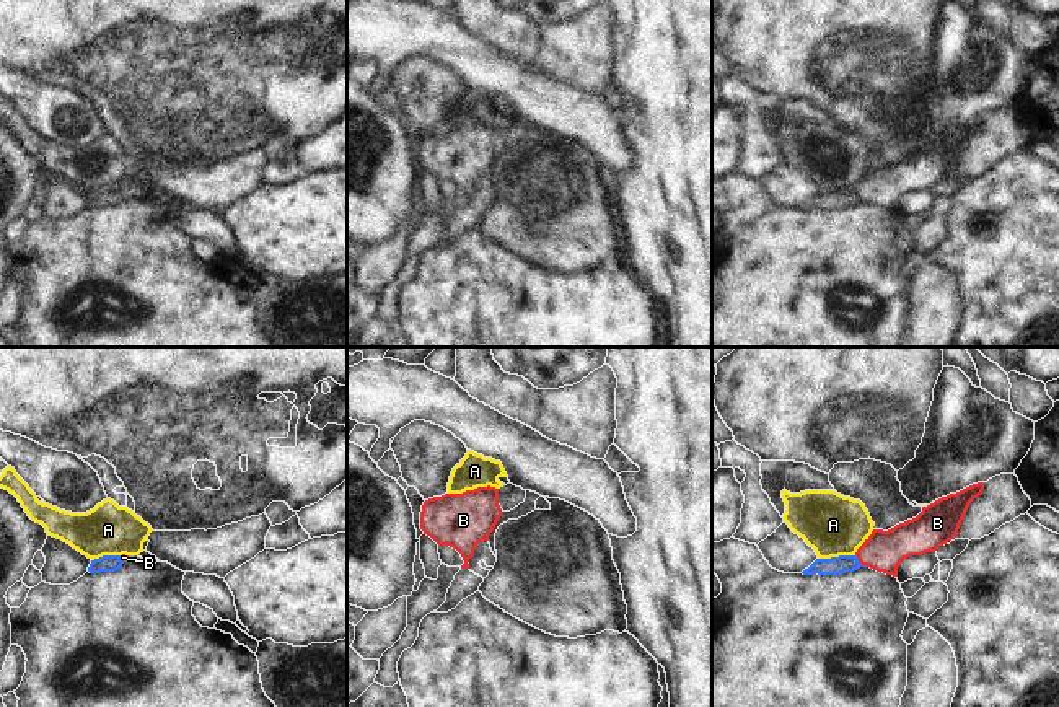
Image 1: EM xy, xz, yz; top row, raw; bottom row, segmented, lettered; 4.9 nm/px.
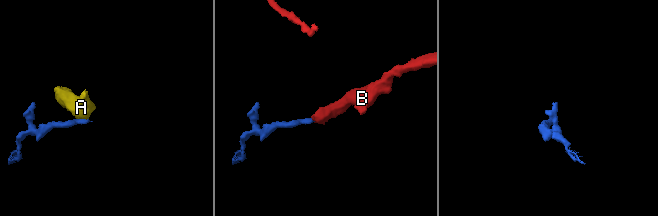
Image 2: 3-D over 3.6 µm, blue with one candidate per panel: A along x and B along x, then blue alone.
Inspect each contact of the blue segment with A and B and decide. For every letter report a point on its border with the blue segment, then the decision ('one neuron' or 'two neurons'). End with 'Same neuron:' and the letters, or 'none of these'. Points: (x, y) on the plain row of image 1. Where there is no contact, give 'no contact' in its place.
A: yz (836, 193) | two neurons
B: yz (859, 197) | one neuron
Same neuron: B

